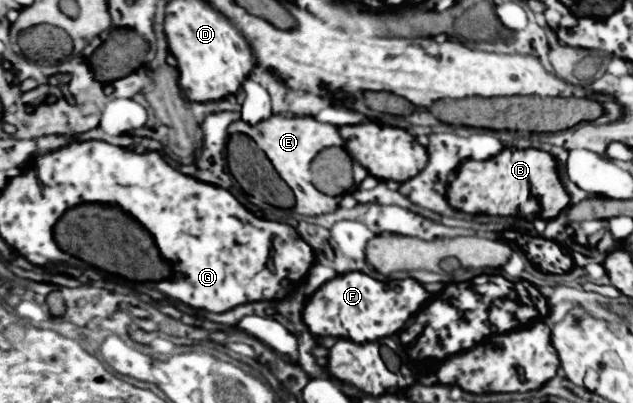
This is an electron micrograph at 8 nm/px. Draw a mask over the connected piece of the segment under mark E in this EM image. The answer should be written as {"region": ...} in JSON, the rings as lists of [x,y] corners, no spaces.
{"region":[[[285,113],[285,115],[271,115],[269,119],[265,119],[257,125],[249,125],[249,123],[239,119],[233,125],[229,125],[229,133],[245,133],[251,139],[255,139],[255,143],[265,151],[265,155],[271,159],[277,173],[283,177],[283,181],[295,193],[295,199],[297,199],[295,209],[293,209],[295,213],[299,213],[299,215],[323,215],[323,213],[331,213],[337,209],[339,197],[329,197],[329,195],[317,191],[315,185],[311,183],[311,171],[309,171],[313,157],[321,149],[333,147],[333,145],[345,145],[343,137],[339,135],[339,129],[335,125],[321,123],[315,117],[301,117],[301,115]]]}

